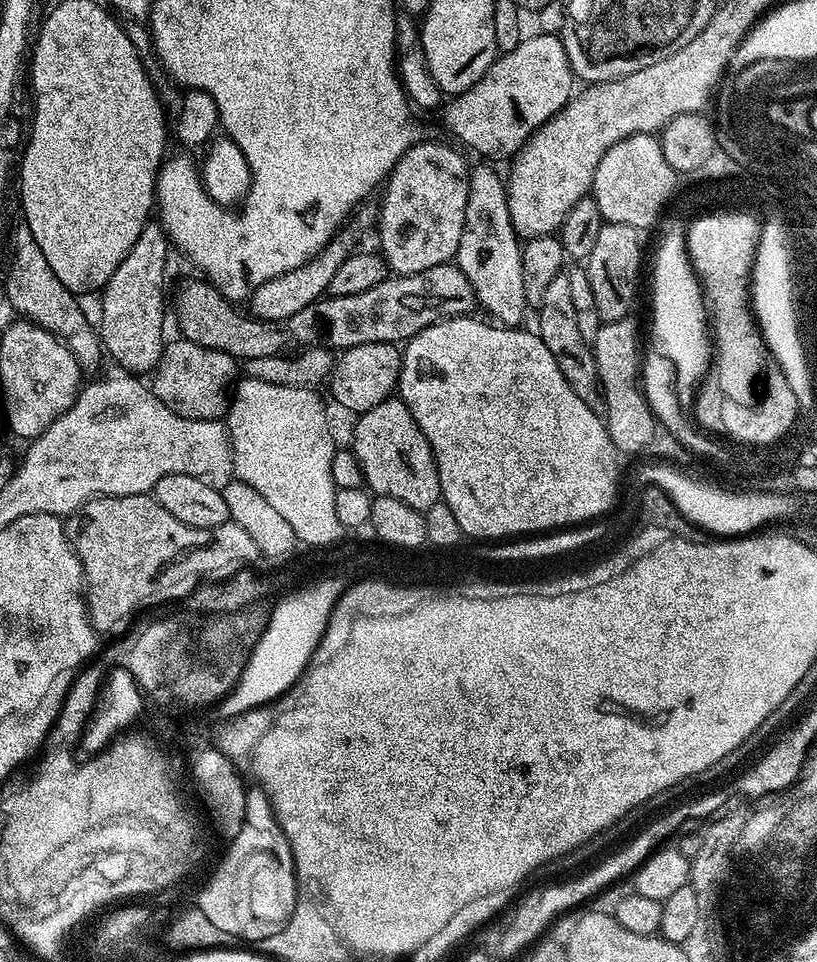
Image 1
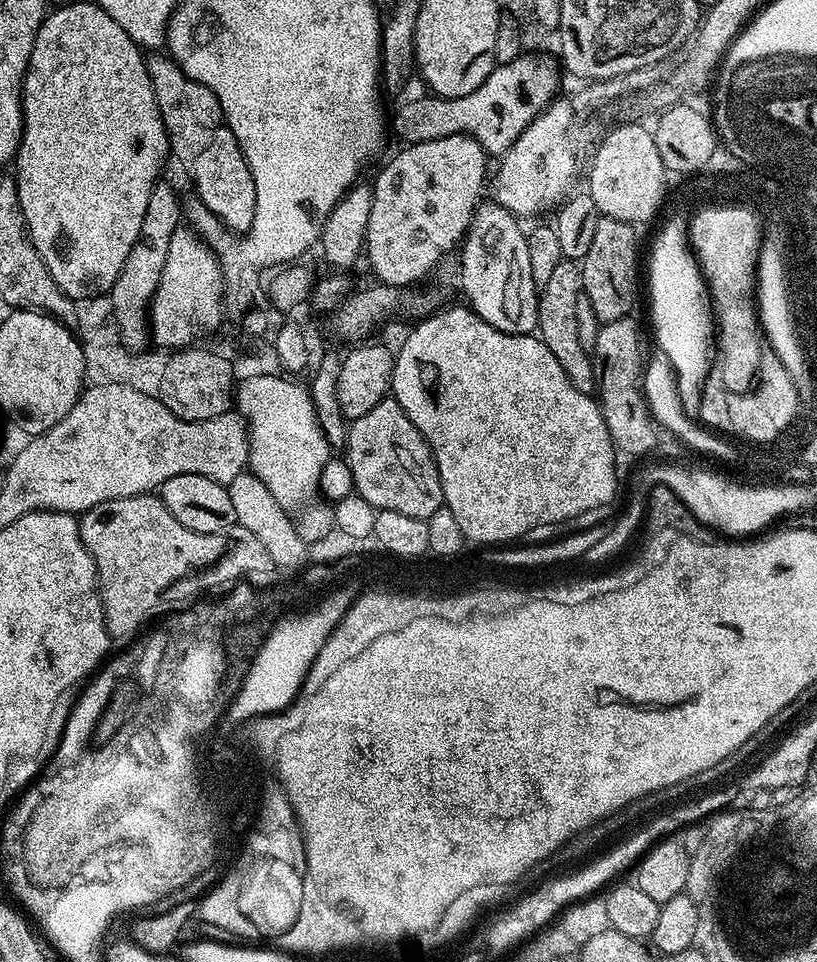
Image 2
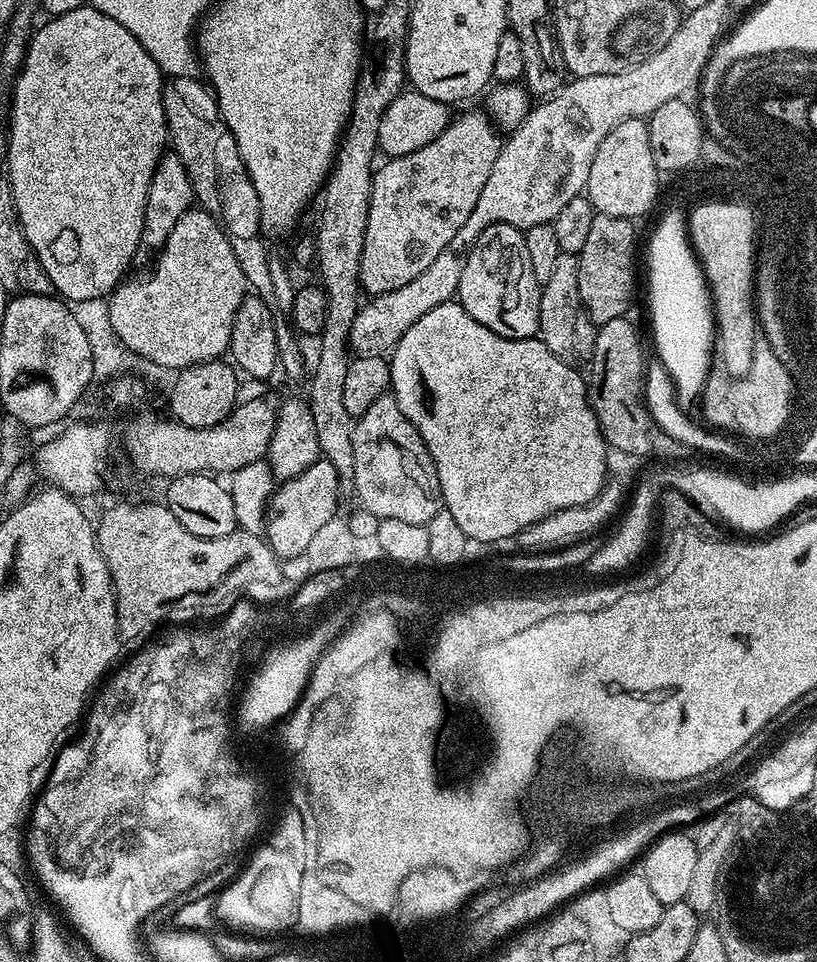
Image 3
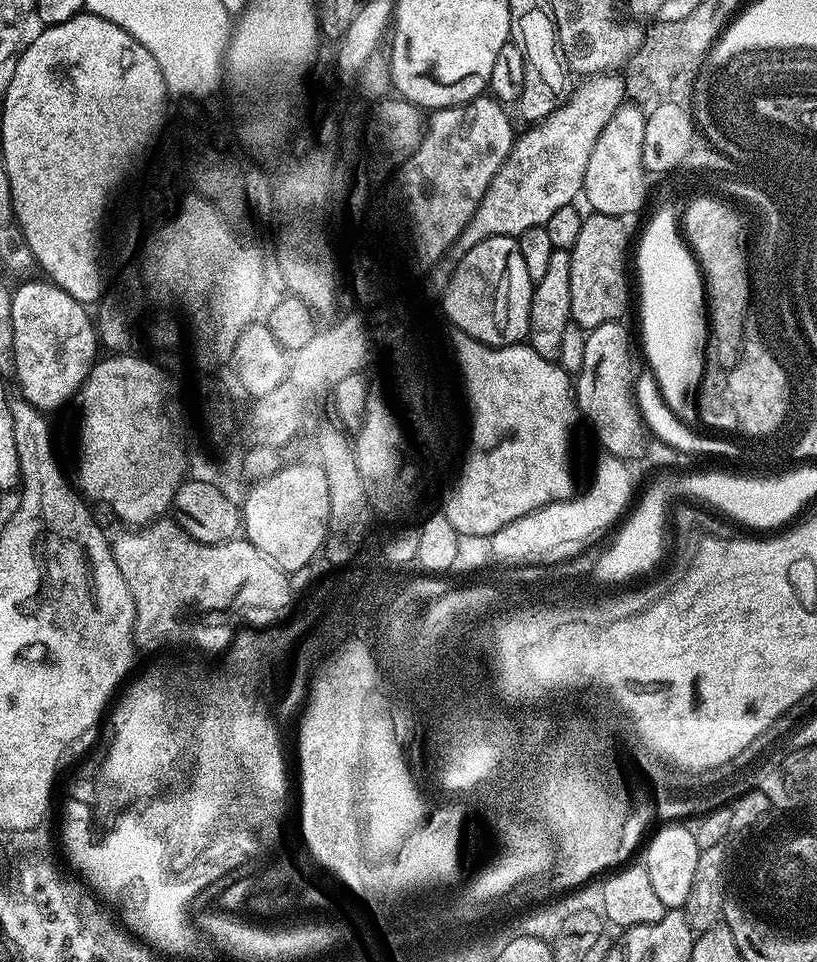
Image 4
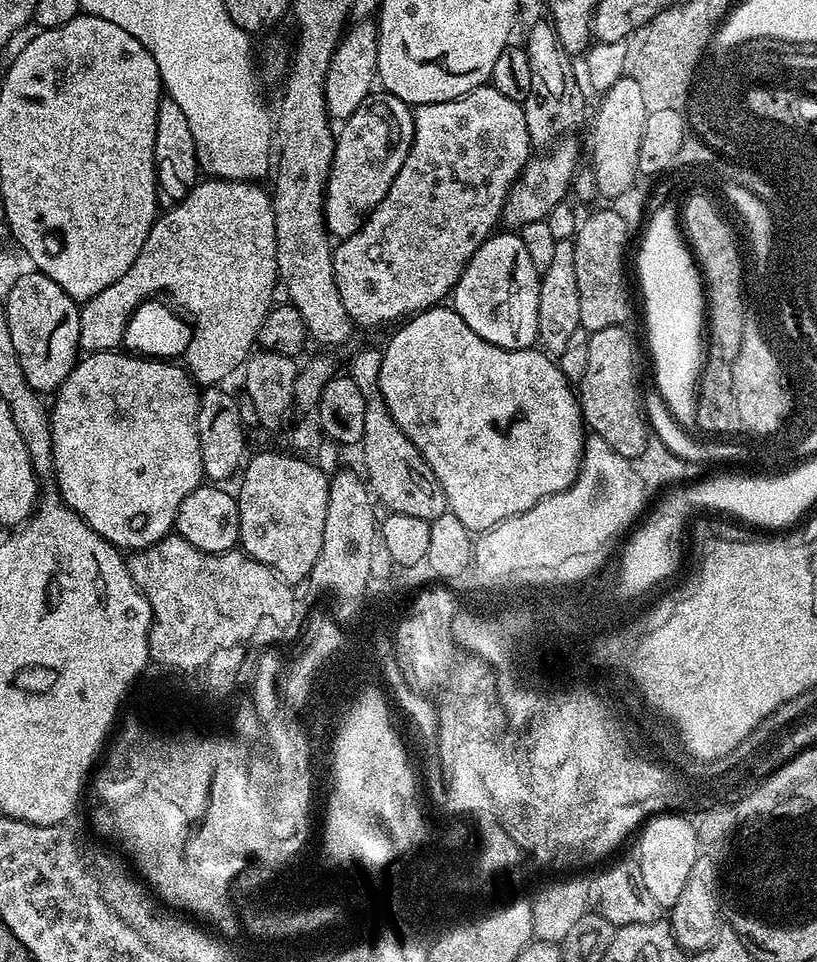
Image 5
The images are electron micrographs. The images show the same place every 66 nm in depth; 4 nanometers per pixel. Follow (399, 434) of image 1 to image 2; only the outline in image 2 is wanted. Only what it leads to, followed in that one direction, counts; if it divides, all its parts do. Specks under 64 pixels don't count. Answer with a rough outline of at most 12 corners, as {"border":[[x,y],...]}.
{"border":[[396,399],[348,424],[355,495],[428,521],[430,446]]}

